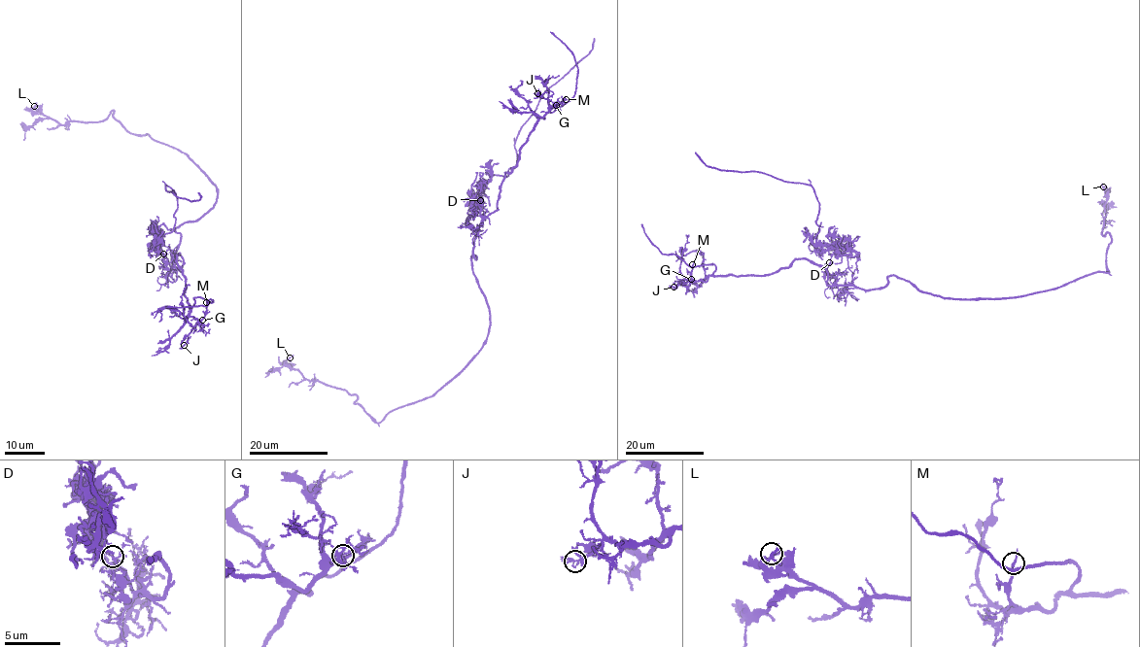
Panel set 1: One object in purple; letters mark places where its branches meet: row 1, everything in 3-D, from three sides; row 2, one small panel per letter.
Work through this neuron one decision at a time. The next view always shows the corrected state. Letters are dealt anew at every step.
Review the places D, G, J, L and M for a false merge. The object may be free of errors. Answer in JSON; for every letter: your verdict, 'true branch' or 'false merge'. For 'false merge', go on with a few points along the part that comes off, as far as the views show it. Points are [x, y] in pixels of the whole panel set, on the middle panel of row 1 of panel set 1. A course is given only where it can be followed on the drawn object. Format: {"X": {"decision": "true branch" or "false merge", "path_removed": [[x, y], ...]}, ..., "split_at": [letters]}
{"D": {"decision": "false merge", "path_removed": [[481, 200], [473, 197], [492, 176], [507, 176], [514, 168], [520, 128], [543, 92], [592, 50], [594, 38]]}, "G": {"decision": "true branch"}, "J": {"decision": "true branch"}, "L": {"decision": "true branch"}, "M": {"decision": "true branch"}, "split_at": ["D"]}

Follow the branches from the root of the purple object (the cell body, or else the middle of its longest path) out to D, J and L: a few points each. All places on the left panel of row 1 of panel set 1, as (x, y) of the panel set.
D: (190, 221), (175, 230), (181, 236), (173, 266), (163, 254)
J: (190, 221), (175, 230), (172, 263), (180, 268), (183, 256), (183, 294), (198, 321), (184, 345)
L: (190, 221), (211, 208), (219, 190), (185, 153), (128, 131), (113, 111), (99, 121), (63, 124), (34, 106)

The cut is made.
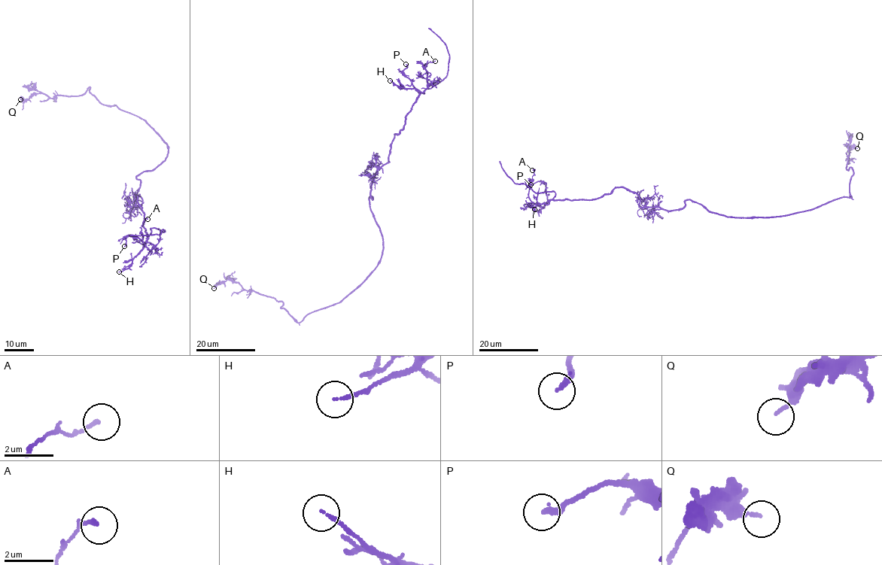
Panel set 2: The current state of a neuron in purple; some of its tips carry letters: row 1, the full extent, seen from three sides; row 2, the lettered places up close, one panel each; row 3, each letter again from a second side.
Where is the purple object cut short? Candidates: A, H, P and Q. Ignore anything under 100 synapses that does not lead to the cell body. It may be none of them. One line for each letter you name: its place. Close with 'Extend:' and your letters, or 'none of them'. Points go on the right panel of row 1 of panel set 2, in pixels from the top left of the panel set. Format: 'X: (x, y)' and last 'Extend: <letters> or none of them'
Extend: none of them

